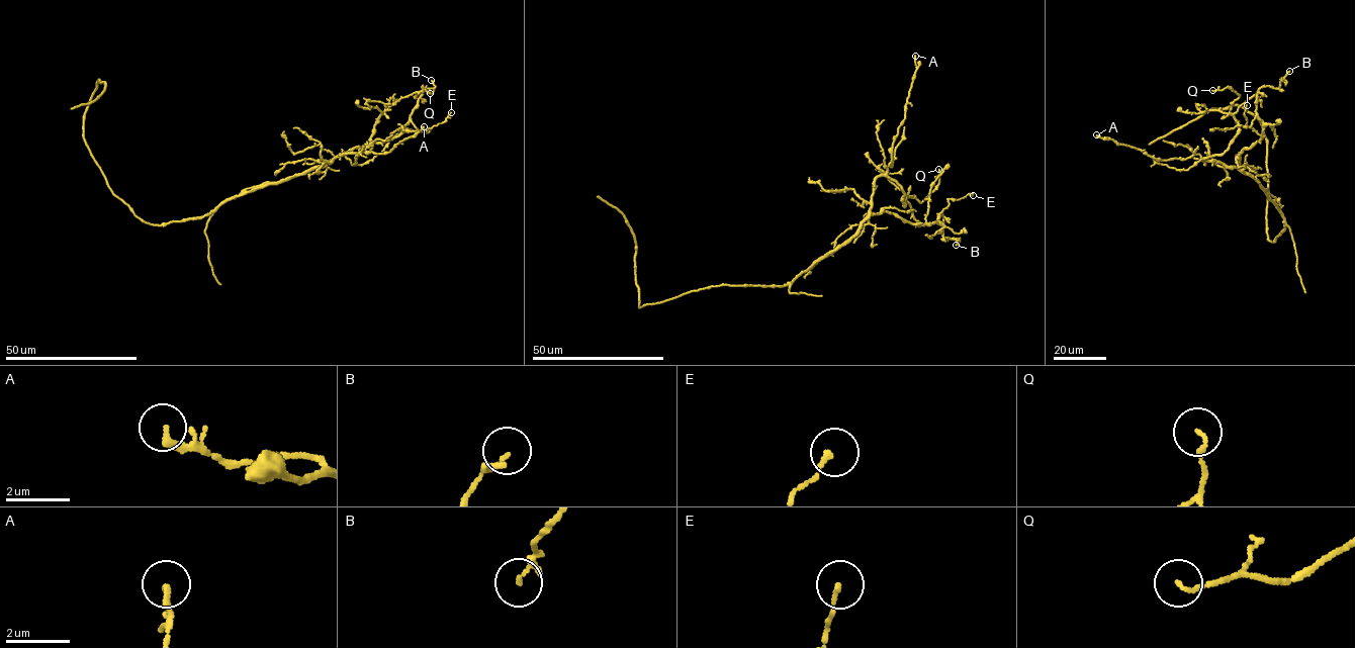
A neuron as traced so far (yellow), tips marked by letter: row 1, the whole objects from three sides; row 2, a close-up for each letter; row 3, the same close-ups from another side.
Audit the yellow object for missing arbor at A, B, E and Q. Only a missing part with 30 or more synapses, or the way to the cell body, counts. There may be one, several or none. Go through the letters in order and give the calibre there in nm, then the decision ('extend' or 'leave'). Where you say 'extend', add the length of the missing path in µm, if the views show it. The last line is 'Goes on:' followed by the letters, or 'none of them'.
A: 190 nm | leave
B: 110 nm | leave
E: 130 nm | leave
Q: 120 nm | leave
Goes on: none of them

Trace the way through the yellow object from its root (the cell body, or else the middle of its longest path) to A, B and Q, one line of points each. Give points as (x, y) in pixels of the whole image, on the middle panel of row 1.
A: (778, 286), (791, 283), (845, 245), (869, 214), (873, 182), (887, 171), (894, 137), (904, 118), (915, 56)
B: (778, 286), (883, 211), (911, 223), (935, 222), (941, 214), (942, 236), (960, 239), (956, 245)
Q: (778, 286), (853, 236), (877, 177), (896, 181), (903, 205), (931, 192), (938, 169)

